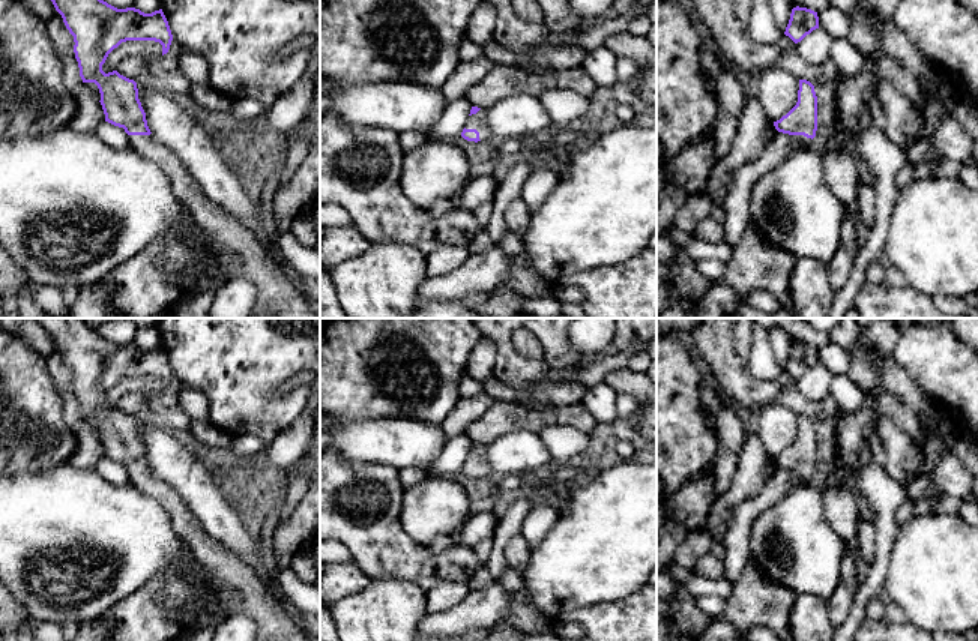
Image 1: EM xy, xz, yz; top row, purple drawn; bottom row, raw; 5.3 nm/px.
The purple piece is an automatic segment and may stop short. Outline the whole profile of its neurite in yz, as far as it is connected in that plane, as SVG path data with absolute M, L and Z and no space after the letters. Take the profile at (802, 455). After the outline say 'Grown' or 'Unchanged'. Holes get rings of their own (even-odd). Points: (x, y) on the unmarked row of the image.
M799 416L796 441L774 462L778 468L793 471L798 485L811 482L817 467L817 432L810 417Z. Grown

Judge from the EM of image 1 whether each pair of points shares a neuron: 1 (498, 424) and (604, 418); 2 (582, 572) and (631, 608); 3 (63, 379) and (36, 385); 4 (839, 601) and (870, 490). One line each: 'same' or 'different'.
1: different
2: different
3: different
4: different

